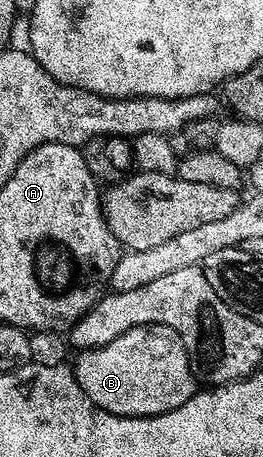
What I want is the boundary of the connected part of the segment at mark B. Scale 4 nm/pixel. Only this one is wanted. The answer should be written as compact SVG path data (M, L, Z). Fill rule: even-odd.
M141 324L118 338L112 338L112 342L104 346L79 351L77 356L78 361L73 361L72 367L76 382L80 382L80 390L84 390L84 394L96 406L108 410L108 414L159 416L168 410L176 410L176 406L184 406L184 402L188 402L196 391L194 369L190 367L190 359L180 338L170 328L159 324Z

